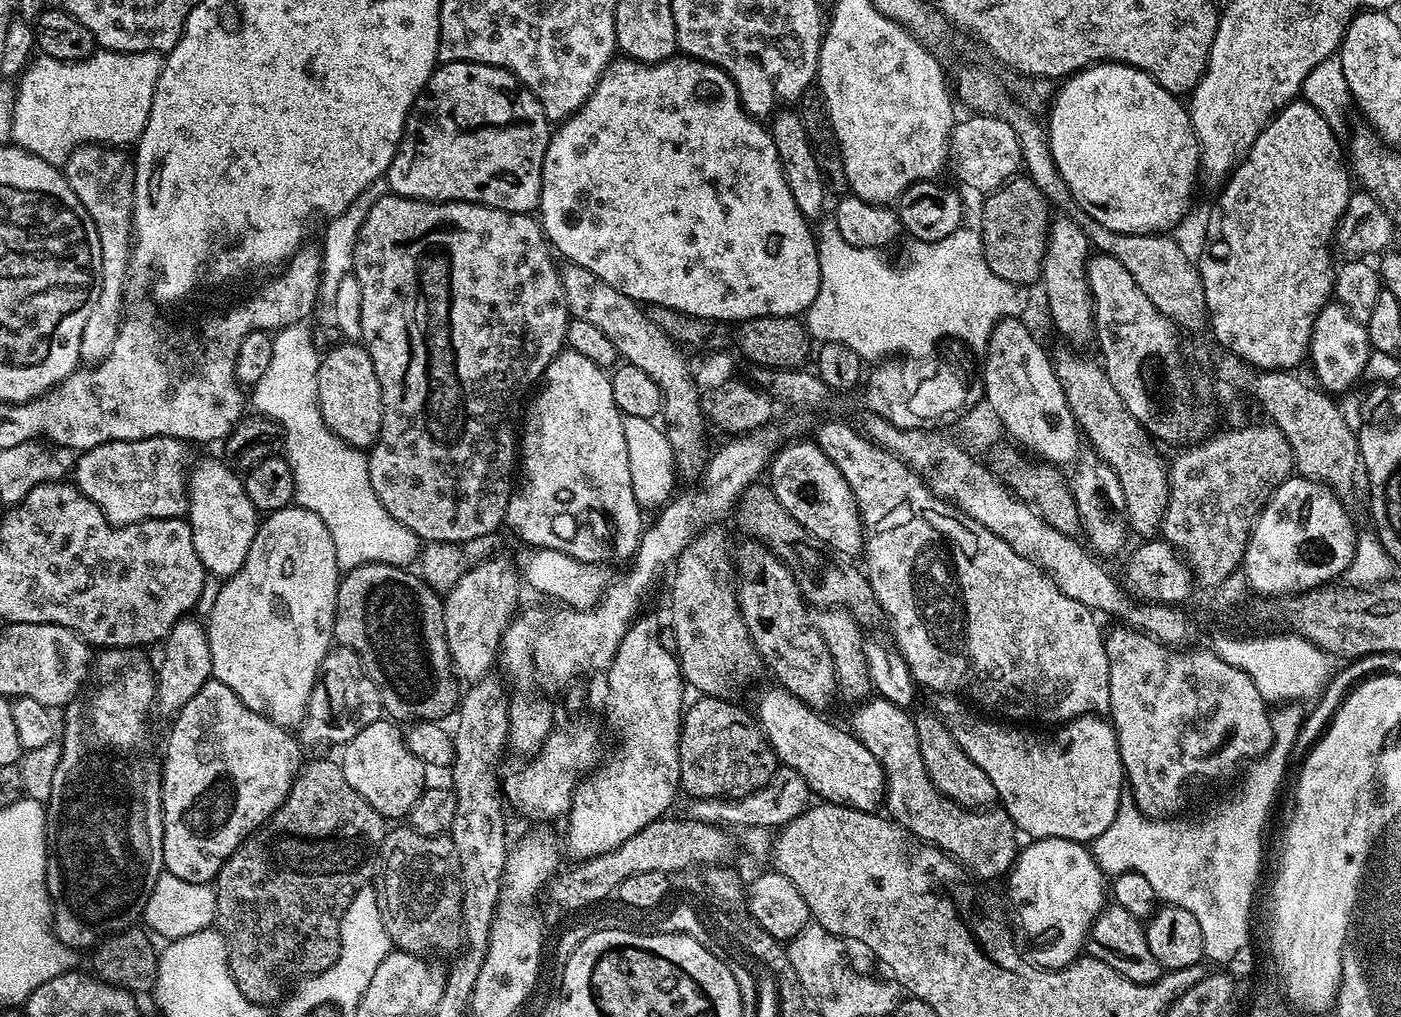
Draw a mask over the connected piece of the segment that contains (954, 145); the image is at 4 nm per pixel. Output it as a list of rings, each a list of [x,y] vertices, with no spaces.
[[[979,114],[972,115],[966,122],[953,123],[952,135],[948,137],[948,155],[950,168],[956,171],[957,178],[979,194],[1001,188],[1021,171],[1023,162],[1018,136],[1007,122],[998,117]]]

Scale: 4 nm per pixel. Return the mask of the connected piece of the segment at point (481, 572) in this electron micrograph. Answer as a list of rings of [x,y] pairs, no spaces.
[[[496,559],[473,563],[443,597],[446,642],[450,646],[453,669],[461,681],[483,680],[493,671],[492,663],[497,663],[500,641],[517,611],[521,573],[510,561]]]

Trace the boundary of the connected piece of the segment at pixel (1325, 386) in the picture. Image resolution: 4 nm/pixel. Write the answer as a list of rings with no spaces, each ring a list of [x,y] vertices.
[[[1328,302],[1314,318],[1312,337],[1308,343],[1308,356],[1316,371],[1315,383],[1328,394],[1344,392],[1364,372],[1368,364],[1368,330],[1365,324],[1350,318],[1350,314],[1340,304]]]

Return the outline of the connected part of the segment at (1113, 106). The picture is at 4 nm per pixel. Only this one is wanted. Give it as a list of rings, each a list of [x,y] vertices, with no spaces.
[[[1107,62],[1103,64],[1094,64],[1090,68],[1084,68],[1081,72],[1075,72],[1073,76],[1067,77],[1067,79],[1065,79],[1063,83],[1059,85],[1059,87],[1060,86],[1061,88],[1058,88],[1058,91],[1055,93],[1054,99],[1050,104],[1052,113],[1049,114],[1048,120],[1046,119],[1046,129],[1050,150],[1053,152],[1054,162],[1056,163],[1058,170],[1061,172],[1061,176],[1064,179],[1066,186],[1069,187],[1070,194],[1072,194],[1073,198],[1076,200],[1077,206],[1081,207],[1082,210],[1090,216],[1090,218],[1094,218],[1094,222],[1100,222],[1104,226],[1109,227],[1110,230],[1121,232],[1124,235],[1150,235],[1152,233],[1167,233],[1169,230],[1172,230],[1168,228],[1174,227],[1175,224],[1187,214],[1188,207],[1190,207],[1192,204],[1192,195],[1194,195],[1196,192],[1196,184],[1198,188],[1198,181],[1202,176],[1200,171],[1200,148],[1198,146],[1198,138],[1194,134],[1194,126],[1192,125],[1192,117],[1189,109],[1185,107],[1185,105],[1183,108],[1183,106],[1176,101],[1179,99],[1177,99],[1173,93],[1167,92],[1167,90],[1165,90],[1165,88],[1163,88],[1157,80],[1151,80],[1146,73],[1139,72],[1137,68],[1131,68],[1129,64],[1110,64]]]

